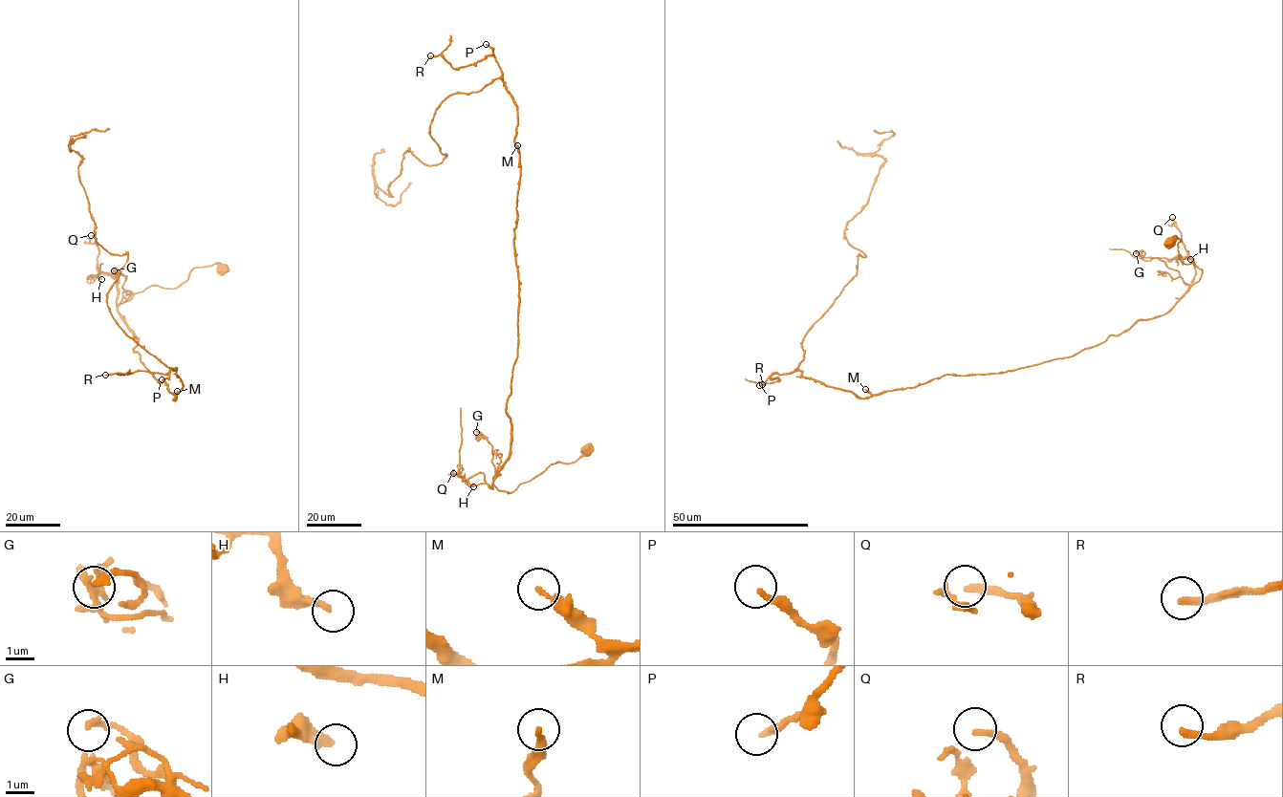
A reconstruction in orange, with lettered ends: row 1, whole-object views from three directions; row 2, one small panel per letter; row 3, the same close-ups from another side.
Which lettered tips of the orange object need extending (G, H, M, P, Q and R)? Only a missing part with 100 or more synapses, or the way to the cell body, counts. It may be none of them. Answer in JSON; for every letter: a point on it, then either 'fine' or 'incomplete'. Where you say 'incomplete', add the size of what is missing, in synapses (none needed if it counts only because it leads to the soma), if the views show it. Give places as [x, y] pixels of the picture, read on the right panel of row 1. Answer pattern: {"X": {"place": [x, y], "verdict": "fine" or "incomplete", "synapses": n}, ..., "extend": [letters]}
{"G": {"place": [1136, 253], "verdict": "fine"}, "H": {"place": [1190, 259], "verdict": "fine"}, "M": {"place": [865, 389], "verdict": "fine"}, "P": {"place": [759, 385], "verdict": "fine"}, "Q": {"place": [1172, 217], "verdict": "fine"}, "R": {"place": [762, 384], "verdict": "incomplete", "synapses": 130}, "extend": ["R"]}

